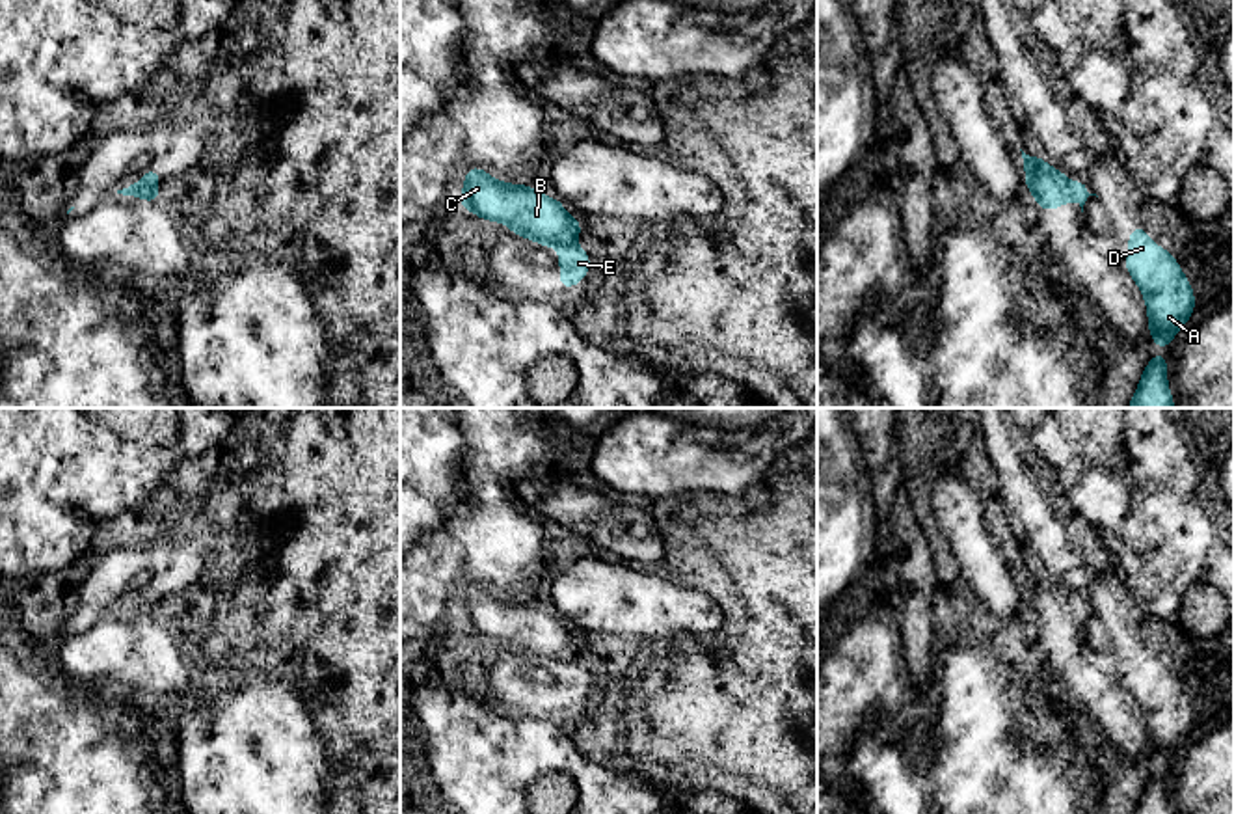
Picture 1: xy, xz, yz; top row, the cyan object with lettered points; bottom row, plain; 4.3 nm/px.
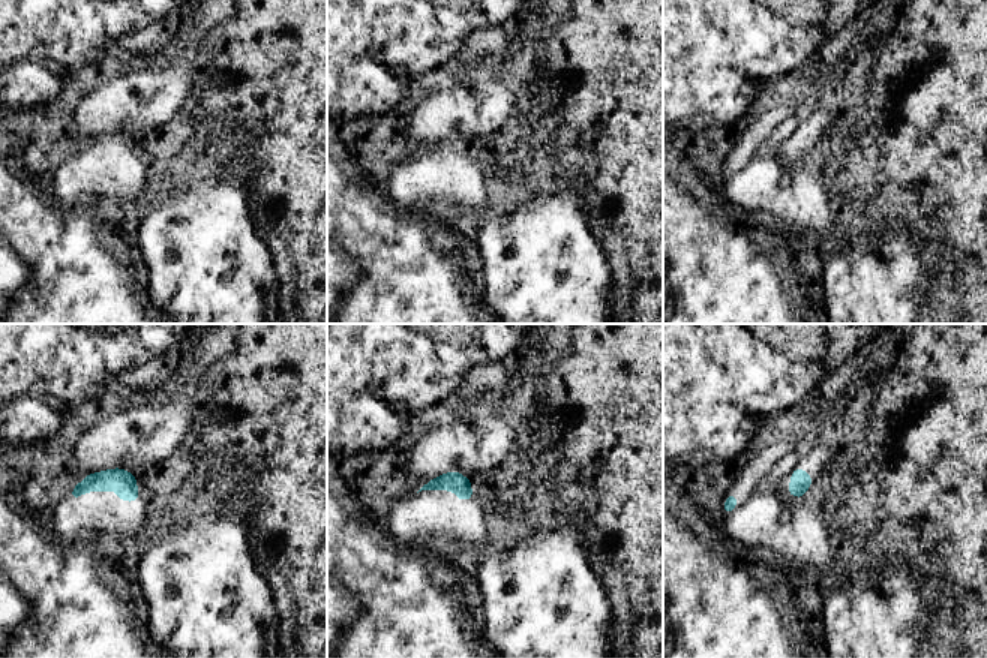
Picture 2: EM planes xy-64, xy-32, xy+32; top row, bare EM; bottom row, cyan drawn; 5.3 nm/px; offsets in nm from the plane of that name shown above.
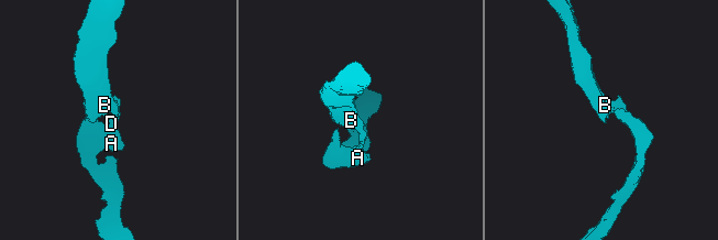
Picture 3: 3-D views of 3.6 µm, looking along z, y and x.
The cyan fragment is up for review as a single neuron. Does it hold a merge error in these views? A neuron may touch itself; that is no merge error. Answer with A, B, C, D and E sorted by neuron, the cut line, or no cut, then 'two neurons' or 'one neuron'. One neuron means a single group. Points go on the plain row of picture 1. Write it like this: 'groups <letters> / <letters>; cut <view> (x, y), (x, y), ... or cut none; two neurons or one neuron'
groups A D E / B C; cut xy (138, 602), (157, 610); two neurons

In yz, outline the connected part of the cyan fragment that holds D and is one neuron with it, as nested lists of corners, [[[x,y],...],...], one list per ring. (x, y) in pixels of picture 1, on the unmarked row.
[[[1135,643],[1128,656],[1126,687],[1145,713],[1156,764],[1169,764],[1195,725],[1187,695],[1174,674],[1156,663],[1141,643]]]

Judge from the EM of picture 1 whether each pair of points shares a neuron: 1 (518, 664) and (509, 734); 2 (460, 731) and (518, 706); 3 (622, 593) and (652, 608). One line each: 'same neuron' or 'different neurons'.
1: different neurons
2: different neurons
3: same neuron

